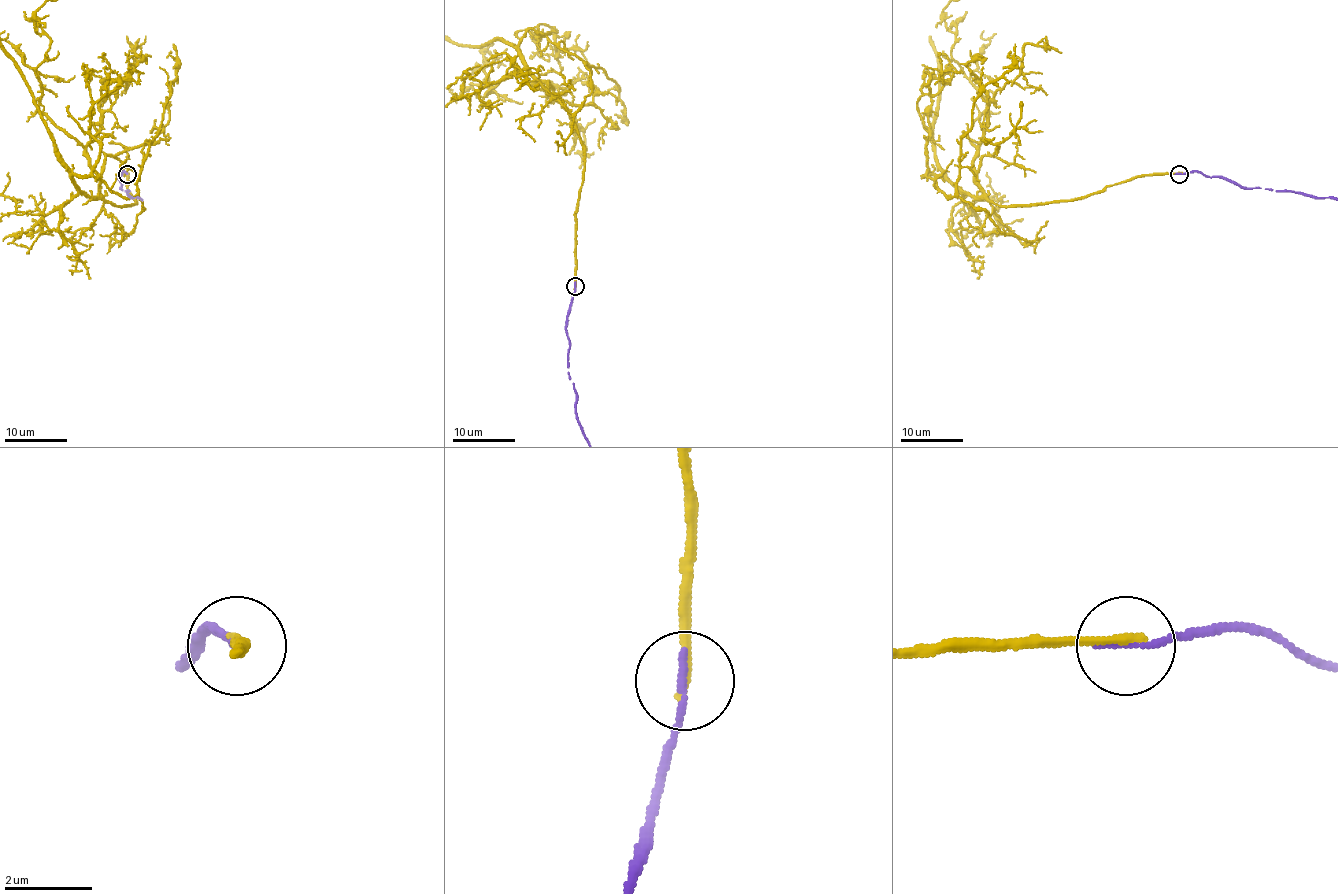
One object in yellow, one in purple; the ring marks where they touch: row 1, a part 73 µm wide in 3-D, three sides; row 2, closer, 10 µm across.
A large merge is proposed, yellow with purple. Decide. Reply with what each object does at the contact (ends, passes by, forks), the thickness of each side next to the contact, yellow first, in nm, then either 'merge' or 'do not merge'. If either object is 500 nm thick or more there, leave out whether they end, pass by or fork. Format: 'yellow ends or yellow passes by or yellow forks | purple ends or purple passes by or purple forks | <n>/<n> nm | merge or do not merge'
yellow ends | purple ends | 200/180 nm | do not merge

